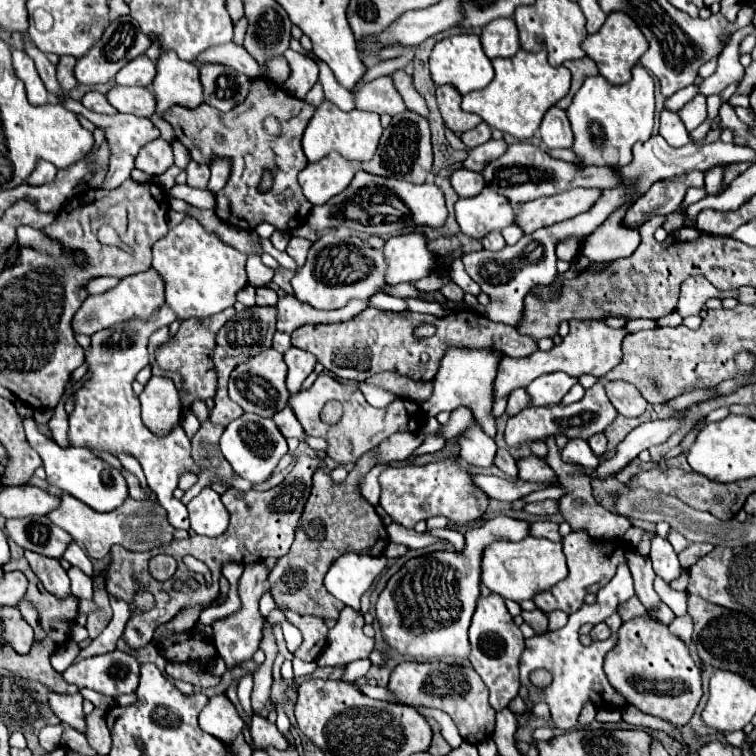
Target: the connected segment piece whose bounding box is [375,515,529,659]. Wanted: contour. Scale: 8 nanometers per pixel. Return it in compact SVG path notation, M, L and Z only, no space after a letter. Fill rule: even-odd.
M493 517L481 527L471 527L465 533L463 551L445 549L423 557L409 559L385 585L377 599L377 621L385 643L415 659L455 657L469 659L471 643L467 629L481 595L481 561L483 551L495 541L521 541L529 535L529 523L511 517Z

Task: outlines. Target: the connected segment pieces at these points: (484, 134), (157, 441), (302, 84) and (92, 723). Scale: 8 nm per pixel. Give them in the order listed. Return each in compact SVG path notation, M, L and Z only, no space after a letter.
M479 123L475 129L469 129L469 131L461 133L461 141L463 141L469 149L473 149L473 147L477 147L477 145L483 145L483 143L489 141L489 139L491 139L491 129L489 129L487 123Z
M165 305L147 323L139 319L131 319L91 335L91 347L87 349L87 355L85 355L85 363L89 365L87 369L89 377L73 393L75 409L69 415L67 437L69 437L69 445L73 447L85 447L89 451L111 453L111 455L117 455L117 453L133 455L141 463L151 491L165 507L171 519L171 525L188 531L190 521L187 507L173 497L173 491L177 489L177 481L183 471L197 473L197 465L189 455L191 451L189 439L181 429L181 425L175 425L167 435L155 435L143 423L141 411L139 411L139 399L131 389L131 383L135 381L137 373L149 363L147 343L151 333L163 325L173 323L175 319L177 319L175 313Z
M287 49L283 55L291 67L291 75L285 81L285 91L297 99L303 99L305 93L317 83L319 69L313 59L309 59L307 55L301 55L293 49Z
M97 709L95 715L87 717L87 729L85 729L85 737L89 741L89 745L99 753L99 755L107 755L111 749L111 735L109 729L105 725L105 715L101 709Z

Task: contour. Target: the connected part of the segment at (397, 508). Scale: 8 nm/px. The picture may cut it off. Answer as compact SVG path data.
M453 457L437 461L437 463L427 463L421 467L387 467L381 477L381 505L383 509L391 515L393 521L405 525L405 527L415 527L417 521L429 519L435 515L445 515L451 519L451 523L465 525L469 521L481 519L481 515L487 509L487 497L483 491L471 485L471 475L461 469Z

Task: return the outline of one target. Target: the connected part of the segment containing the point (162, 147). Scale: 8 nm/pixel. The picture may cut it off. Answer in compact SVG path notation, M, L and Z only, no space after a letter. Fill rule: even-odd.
M161 137L147 143L137 159L135 159L135 167L149 173L149 175L161 175L165 173L169 167L173 165L173 151L171 145L167 141L163 141Z

